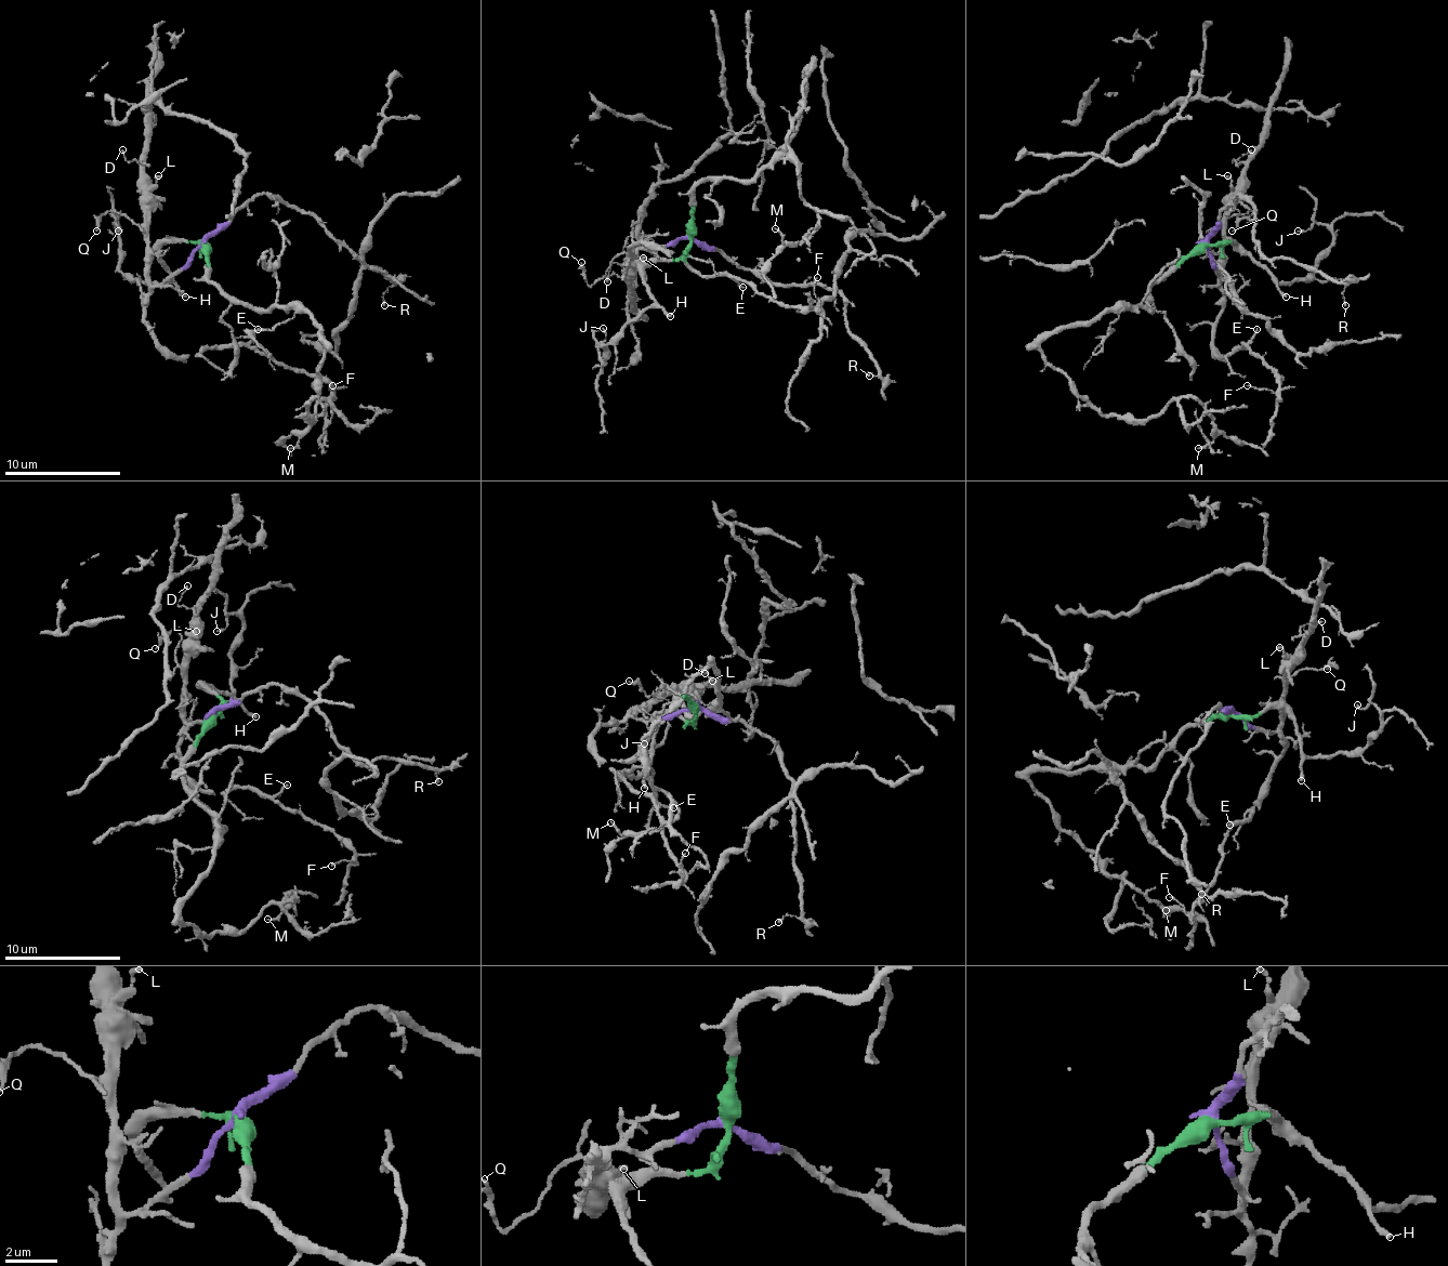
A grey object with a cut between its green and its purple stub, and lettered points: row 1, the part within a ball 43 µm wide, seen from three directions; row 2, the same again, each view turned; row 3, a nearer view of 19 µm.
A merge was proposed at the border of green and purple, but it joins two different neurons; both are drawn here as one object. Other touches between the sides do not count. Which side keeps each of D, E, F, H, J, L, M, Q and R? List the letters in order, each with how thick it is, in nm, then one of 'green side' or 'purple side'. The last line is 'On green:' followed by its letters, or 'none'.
D: calibre 130 nm; purple side
E: calibre 140 nm; purple side
F: calibre 110 nm; purple side
H: calibre 200 nm; green side
J: calibre 140 nm; green side
L: calibre 170 nm; purple side
M: calibre 150 nm; green side
Q: calibre 170 nm; purple side
R: calibre 120 nm; purple side
On green: H, J, M

